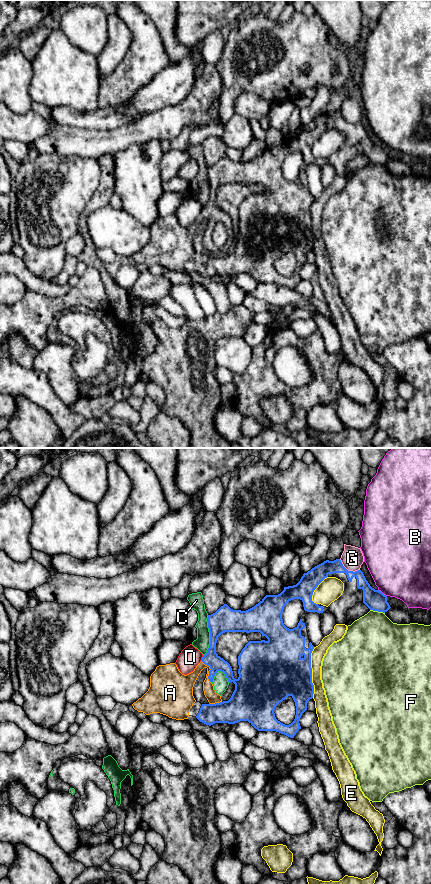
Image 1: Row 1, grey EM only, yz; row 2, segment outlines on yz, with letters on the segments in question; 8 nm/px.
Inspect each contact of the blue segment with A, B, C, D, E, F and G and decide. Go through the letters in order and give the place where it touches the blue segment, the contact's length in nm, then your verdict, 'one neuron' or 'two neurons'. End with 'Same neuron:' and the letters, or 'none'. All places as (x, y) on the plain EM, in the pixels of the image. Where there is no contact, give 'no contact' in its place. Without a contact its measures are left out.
A: contact yz (209, 223); length 200 nm; one neuron
B: contact yz (381, 144); length 90 nm; two neurons
C: contact yz (210, 187); length 340 nm; two neurons
D: contact yz (202, 210); length 50 nm; two neurons
E: contact yz (311, 224); length 400 nm; two neurons
F: contact yz (377, 162); length 120 nm; two neurons
G: contact yz (347, 122); length 190 nm; two neurons
Same neuron: A

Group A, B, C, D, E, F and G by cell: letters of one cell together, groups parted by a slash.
A / B / C / D / E / F / G

